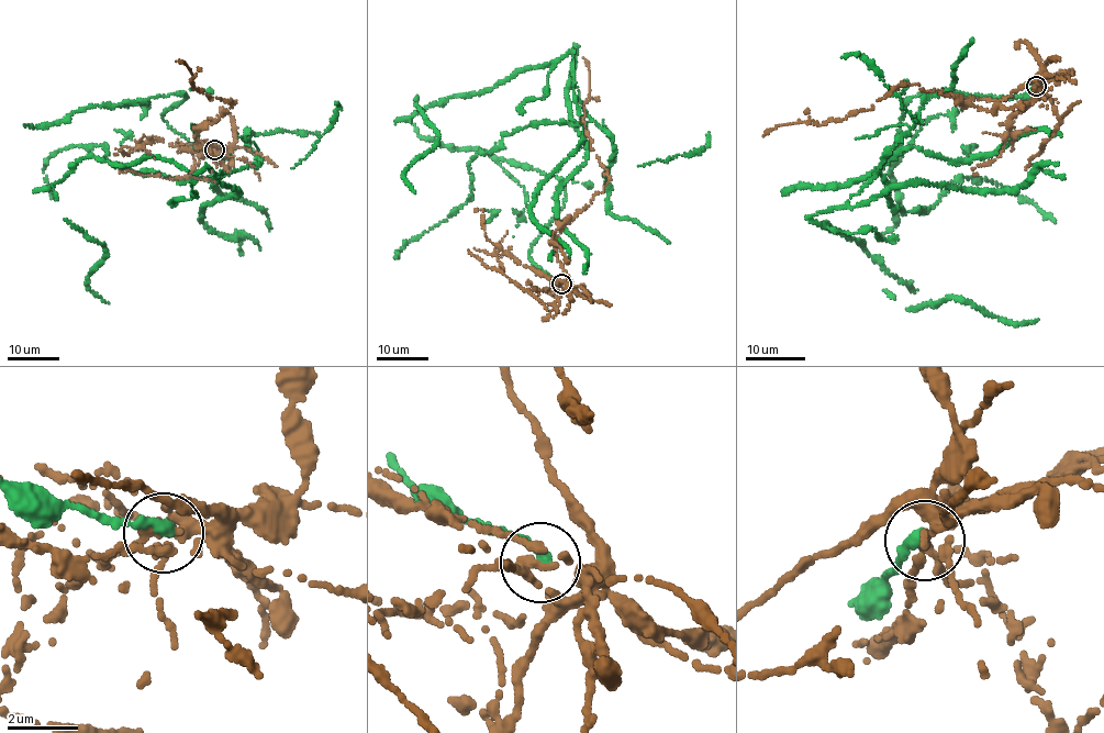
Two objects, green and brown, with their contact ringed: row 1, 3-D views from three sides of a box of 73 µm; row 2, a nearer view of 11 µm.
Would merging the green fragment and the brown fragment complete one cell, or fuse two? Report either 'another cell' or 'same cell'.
another cell

